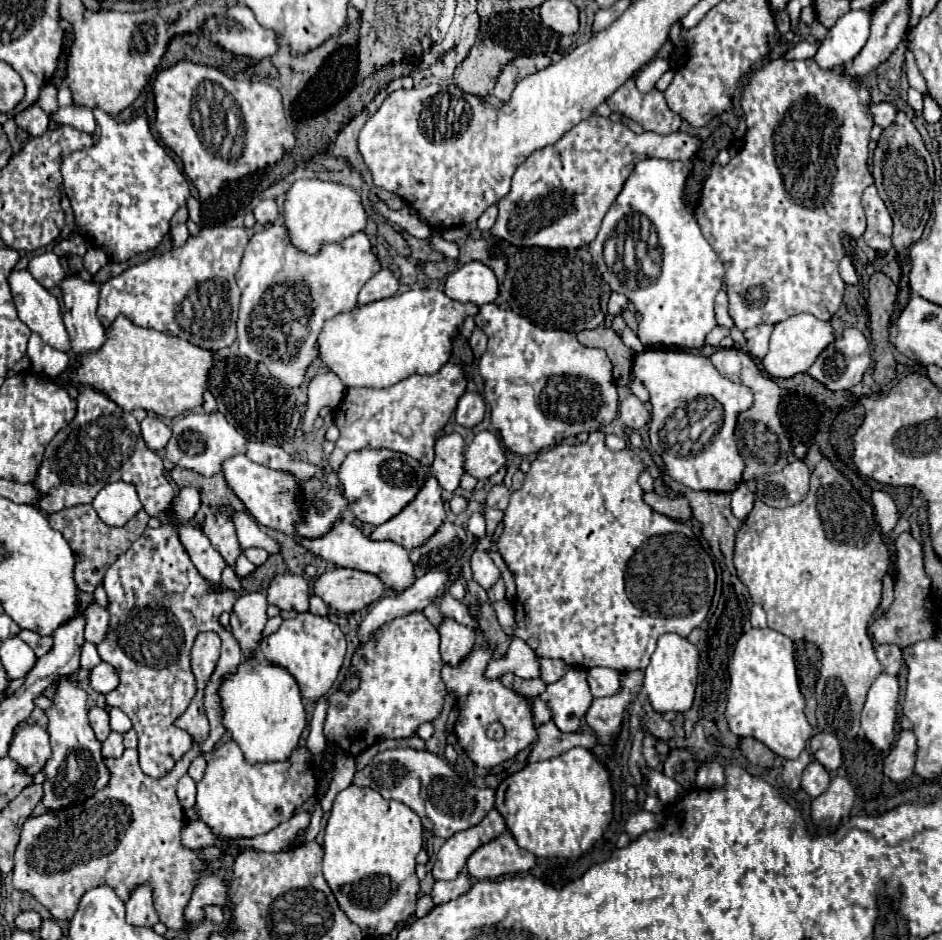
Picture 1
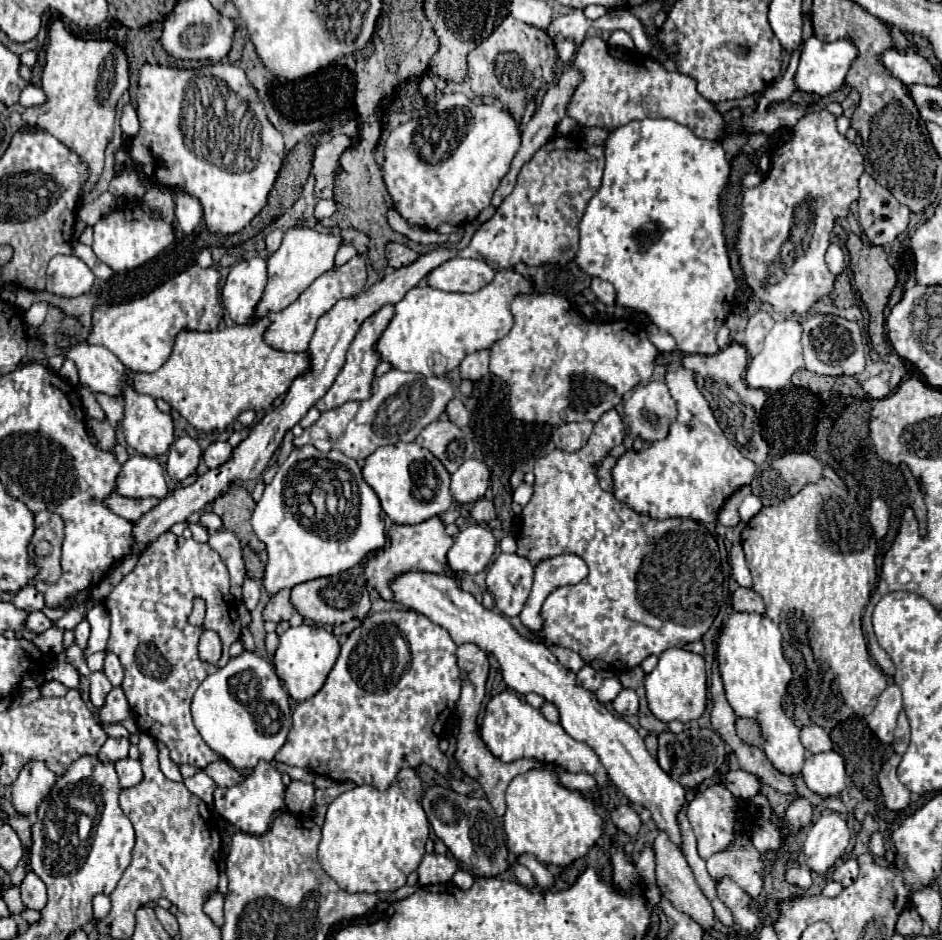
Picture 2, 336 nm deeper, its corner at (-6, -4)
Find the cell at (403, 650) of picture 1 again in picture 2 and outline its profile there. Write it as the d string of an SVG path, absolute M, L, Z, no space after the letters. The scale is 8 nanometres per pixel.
M388 610L370 614L342 644L340 656L328 674L324 688L294 710L294 726L288 742L278 752L276 762L300 766L312 774L328 776L334 782L368 784L386 790L396 772L404 766L428 764L432 770L450 776L450 760L438 750L438 742L446 720L454 714L460 698L460 668L456 660L456 644L450 634L432 624L426 616L410 610Z

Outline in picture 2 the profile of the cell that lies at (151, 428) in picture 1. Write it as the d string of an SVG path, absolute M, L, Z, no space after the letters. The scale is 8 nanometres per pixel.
M126 378L124 386L124 422L122 434L126 444L142 456L160 456L174 442L172 416L158 410L152 396L138 394L130 380Z

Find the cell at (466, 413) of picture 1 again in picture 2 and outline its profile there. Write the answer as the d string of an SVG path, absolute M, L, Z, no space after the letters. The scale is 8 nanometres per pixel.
M454 398L454 400L448 402L448 406L446 406L446 414L448 414L450 422L456 424L458 428L468 426L468 422L470 422L470 412L466 410L466 406L464 406L458 398Z

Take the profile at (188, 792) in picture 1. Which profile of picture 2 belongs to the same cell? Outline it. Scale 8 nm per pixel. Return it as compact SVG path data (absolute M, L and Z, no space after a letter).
M200 770L196 776L184 780L184 786L186 786L194 796L198 796L198 798L204 800L208 806L212 806L212 792L216 790L216 784L214 784L214 780L212 780L204 770Z

